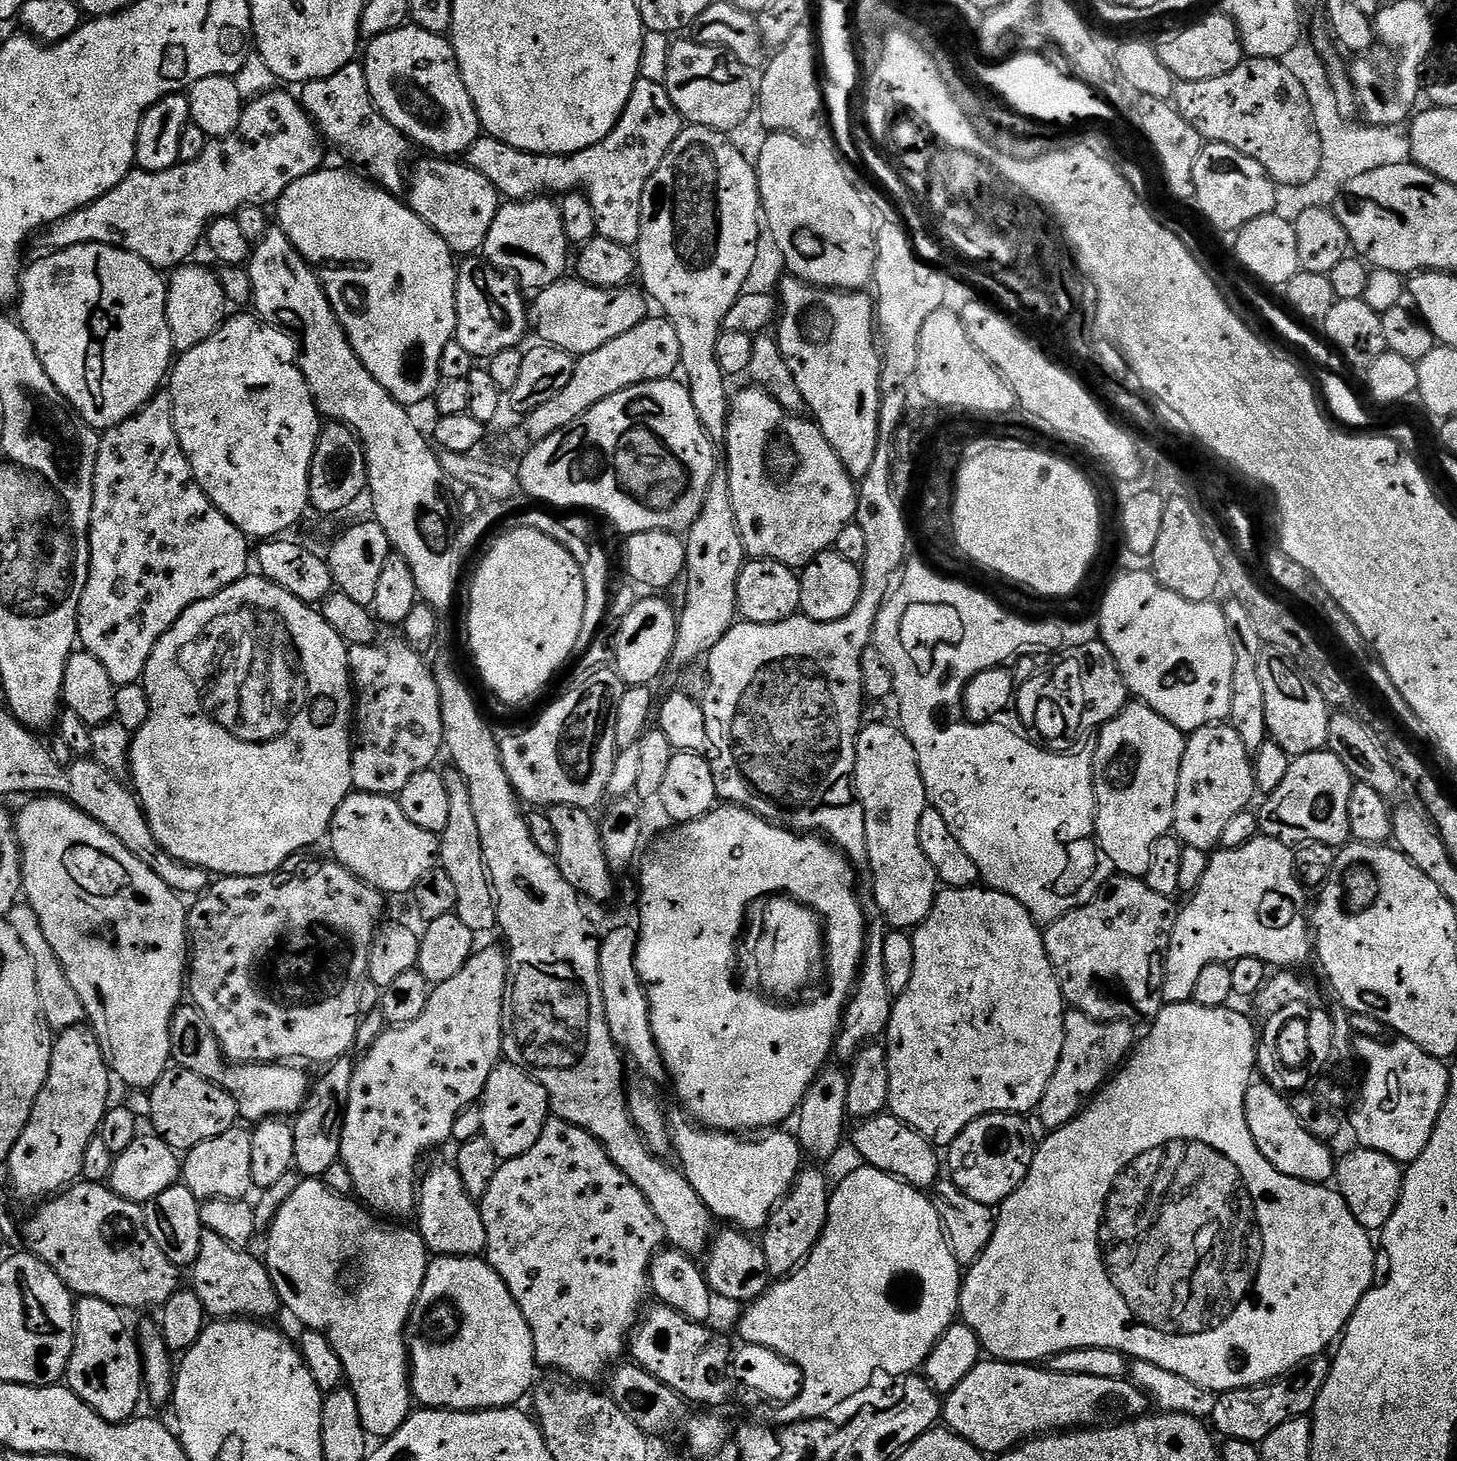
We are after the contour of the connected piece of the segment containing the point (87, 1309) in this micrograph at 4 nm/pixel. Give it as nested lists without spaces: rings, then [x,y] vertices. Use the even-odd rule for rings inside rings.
[[[85,1296],[83,1298],[77,1299],[75,1301],[75,1306],[76,1306],[76,1337],[74,1338],[74,1350],[70,1354],[70,1362],[68,1363],[68,1371],[66,1373],[67,1387],[71,1388],[72,1392],[74,1394],[78,1394],[78,1398],[82,1398],[82,1402],[86,1402],[88,1405],[90,1405],[90,1407],[93,1408],[93,1410],[96,1413],[98,1413],[99,1416],[101,1416],[102,1418],[106,1418],[106,1422],[110,1422],[111,1424],[123,1424],[125,1420],[133,1419],[133,1417],[135,1417],[137,1415],[136,1407],[139,1406],[140,1396],[141,1396],[141,1400],[142,1400],[142,1393],[145,1391],[145,1387],[144,1387],[144,1362],[143,1362],[143,1360],[140,1359],[140,1346],[139,1346],[139,1343],[138,1343],[137,1333],[135,1331],[133,1331],[133,1329],[132,1329],[132,1332],[131,1332],[130,1329],[128,1329],[128,1324],[127,1324],[126,1321],[124,1321],[125,1313],[123,1311],[121,1311],[121,1309],[116,1308],[110,1302],[106,1302],[102,1298],[90,1298],[89,1296]]]

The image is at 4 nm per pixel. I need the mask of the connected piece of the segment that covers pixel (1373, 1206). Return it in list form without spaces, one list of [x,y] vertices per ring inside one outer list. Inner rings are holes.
[[[1359,1146],[1353,1149],[1337,1159],[1334,1184],[1346,1206],[1350,1206],[1350,1214],[1354,1214],[1369,1233],[1376,1234],[1384,1229],[1386,1222],[1390,1222],[1390,1214],[1394,1214],[1398,1206],[1404,1173],[1401,1165],[1378,1150]]]

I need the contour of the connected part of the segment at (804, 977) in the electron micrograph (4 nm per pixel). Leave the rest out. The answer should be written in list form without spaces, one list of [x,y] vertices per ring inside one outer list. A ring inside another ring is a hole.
[[[772,898],[767,901],[768,909],[764,912],[764,937],[760,940],[760,945],[756,948],[756,964],[760,967],[760,980],[764,983],[763,991],[772,998],[796,998],[788,996],[796,996],[812,979],[816,976],[816,971],[821,971],[822,965],[826,960],[826,945],[824,942],[824,925],[819,916],[816,915],[816,911],[812,908],[807,908],[806,905],[800,904],[797,900],[791,898]]]

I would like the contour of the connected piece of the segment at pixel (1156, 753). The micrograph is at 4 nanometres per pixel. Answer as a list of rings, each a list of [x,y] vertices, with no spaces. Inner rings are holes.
[[[1129,702],[1114,719],[1102,725],[1098,735],[1100,737],[1096,740],[1096,749],[1090,752],[1096,795],[1094,839],[1119,875],[1142,878],[1146,870],[1150,870],[1150,850],[1154,850],[1154,842],[1169,835],[1174,828],[1178,774],[1182,766],[1186,736],[1174,726],[1170,726],[1170,722],[1162,718],[1162,714],[1139,702]]]

